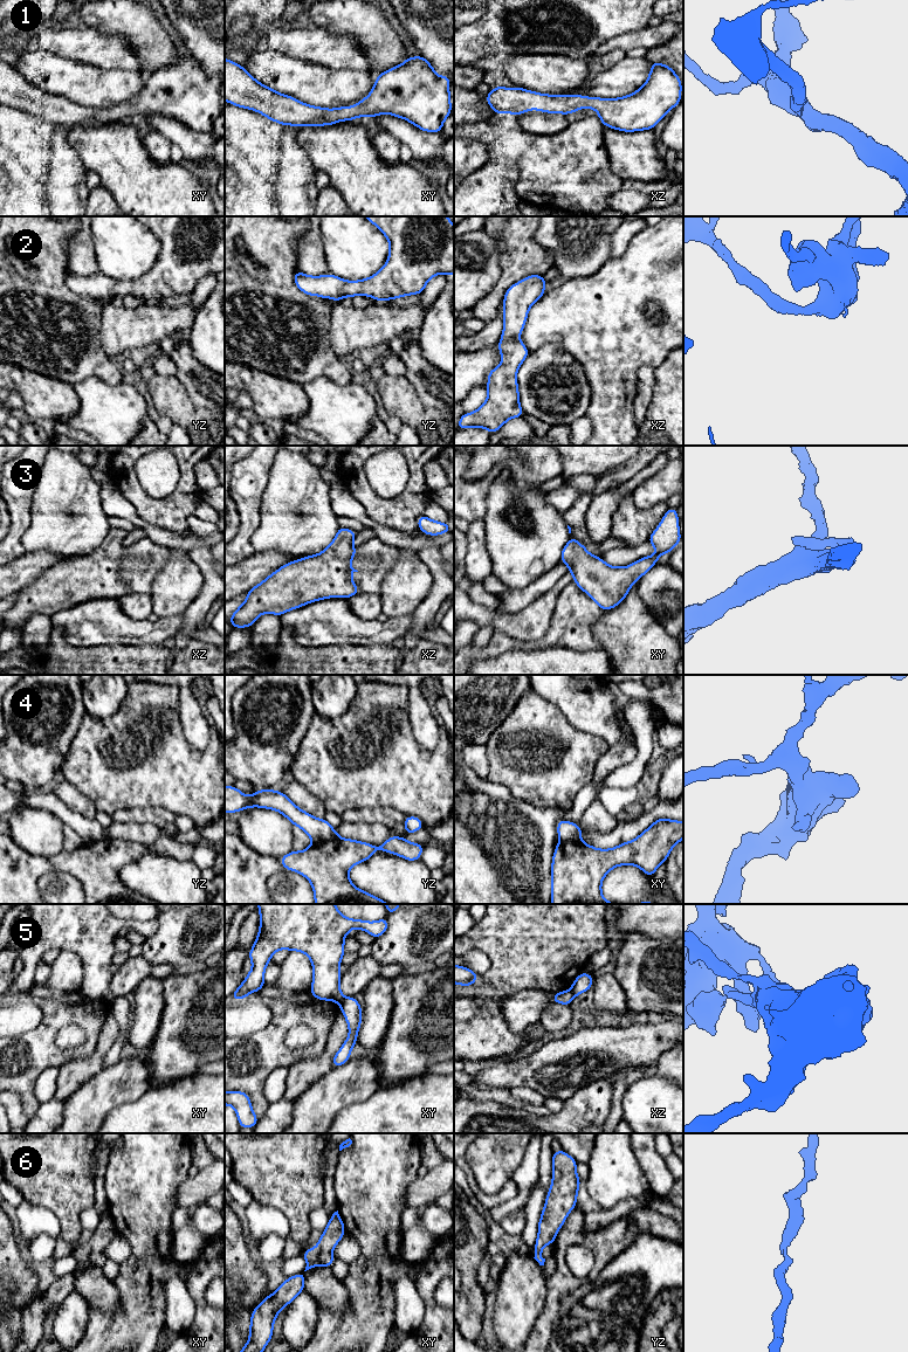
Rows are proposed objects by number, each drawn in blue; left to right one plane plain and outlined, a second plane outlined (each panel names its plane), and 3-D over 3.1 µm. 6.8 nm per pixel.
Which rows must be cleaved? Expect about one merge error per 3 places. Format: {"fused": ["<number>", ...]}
{"fused": ["4", "5"]}

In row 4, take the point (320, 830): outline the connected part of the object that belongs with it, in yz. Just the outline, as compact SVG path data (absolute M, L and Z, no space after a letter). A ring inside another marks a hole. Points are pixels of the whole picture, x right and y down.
M225 786L225 813L236 813L250 807L277 810L294 826L304 830L312 843L338 837L337 830L325 819L316 819L302 810L283 792L276 792L273 788L260 789L255 791L252 796L247 796L234 786Z

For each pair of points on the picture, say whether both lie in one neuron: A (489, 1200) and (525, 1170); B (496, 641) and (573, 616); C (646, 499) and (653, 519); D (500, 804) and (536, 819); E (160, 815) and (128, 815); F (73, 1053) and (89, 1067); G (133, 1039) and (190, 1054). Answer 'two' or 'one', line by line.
A: two
B: one
C: two
D: one
E: one
F: two
G: two

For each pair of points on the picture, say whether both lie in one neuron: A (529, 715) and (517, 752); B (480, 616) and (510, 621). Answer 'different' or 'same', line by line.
A: same
B: same

